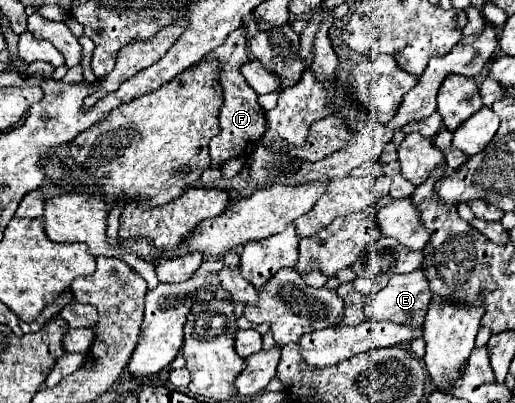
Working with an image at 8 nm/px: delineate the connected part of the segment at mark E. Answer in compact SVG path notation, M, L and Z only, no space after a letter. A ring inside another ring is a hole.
M417 268L409 274L395 274L391 276L389 284L375 296L367 296L365 300L365 318L375 318L375 320L391 320L397 324L409 324L409 326L421 326L429 308L431 300L429 292L429 282L425 280L425 270Z

